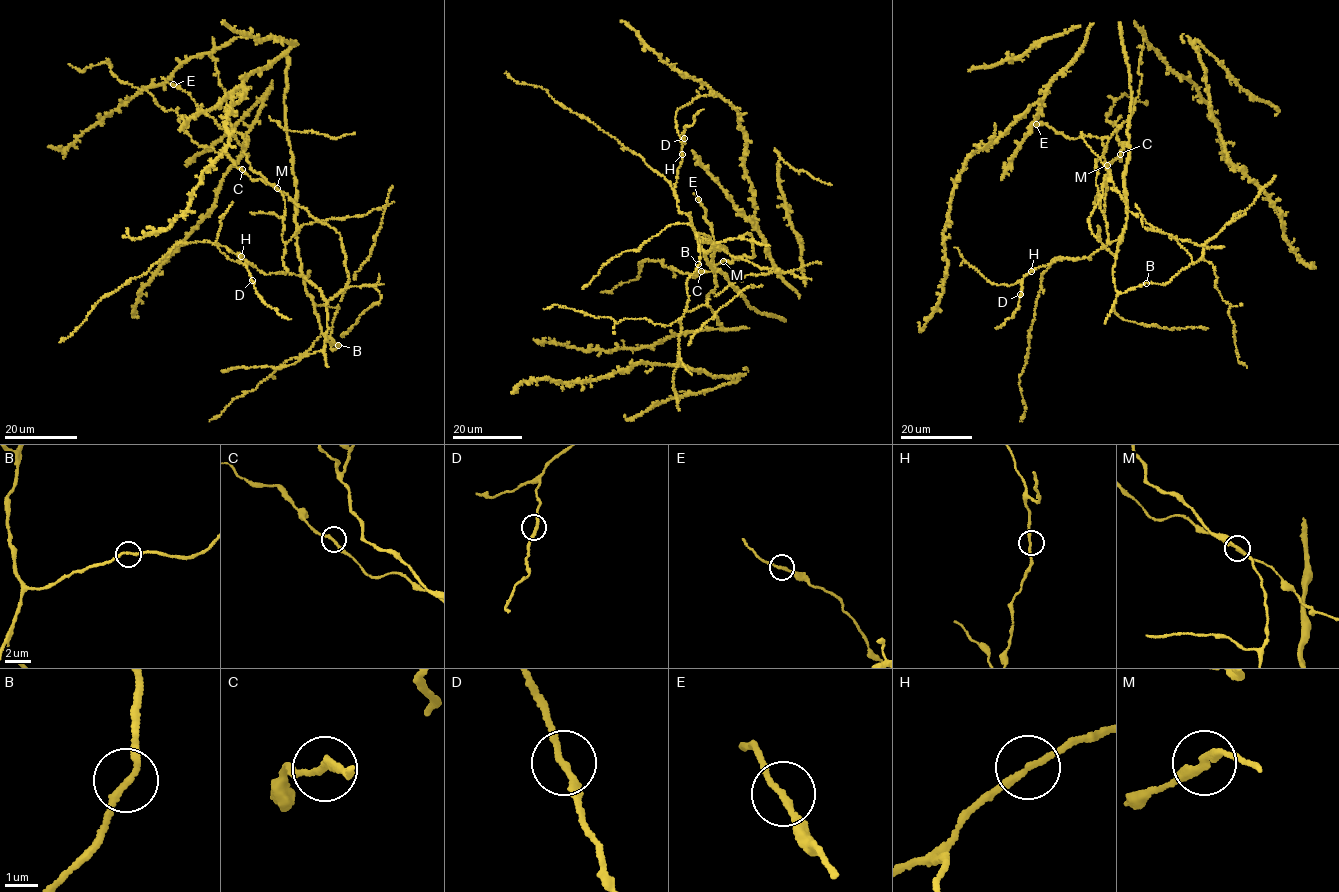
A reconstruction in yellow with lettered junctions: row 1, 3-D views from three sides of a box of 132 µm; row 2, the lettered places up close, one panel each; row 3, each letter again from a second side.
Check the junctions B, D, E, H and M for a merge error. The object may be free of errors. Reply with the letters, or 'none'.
none

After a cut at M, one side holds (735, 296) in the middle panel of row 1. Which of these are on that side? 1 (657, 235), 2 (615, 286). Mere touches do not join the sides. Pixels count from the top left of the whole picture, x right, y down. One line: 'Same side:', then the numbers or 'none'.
Same side: 1

